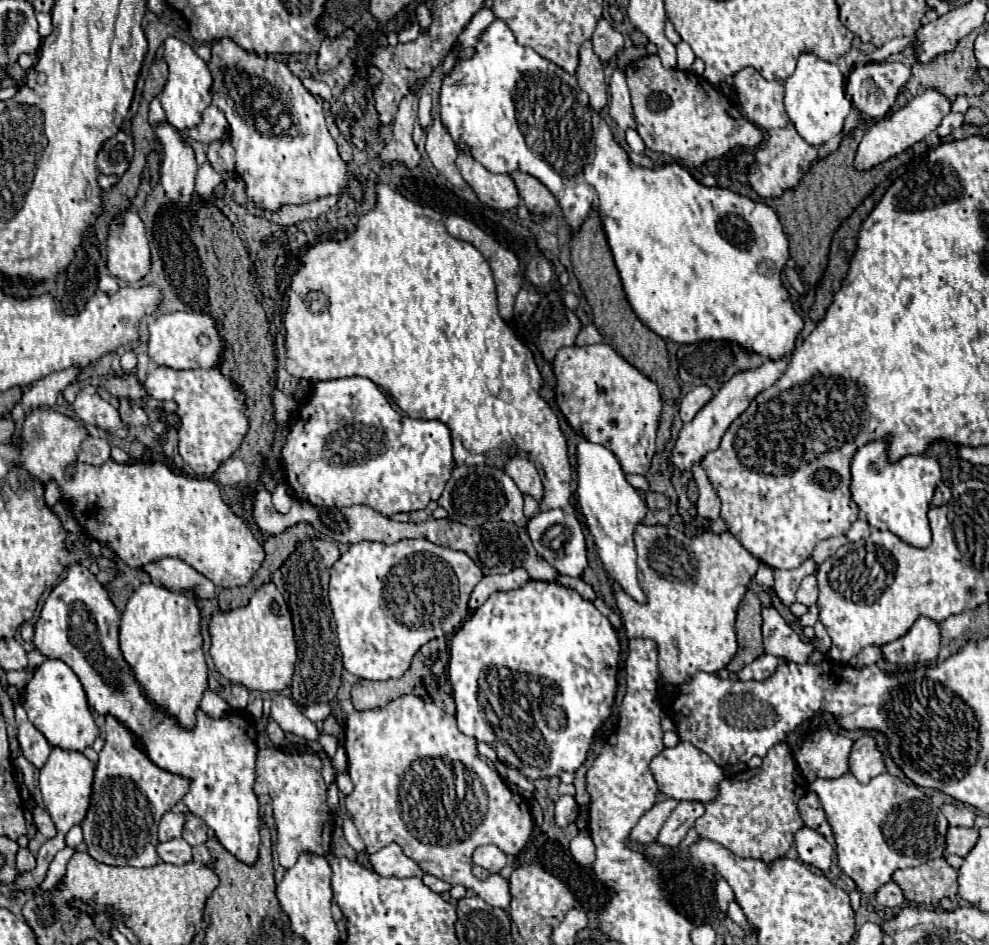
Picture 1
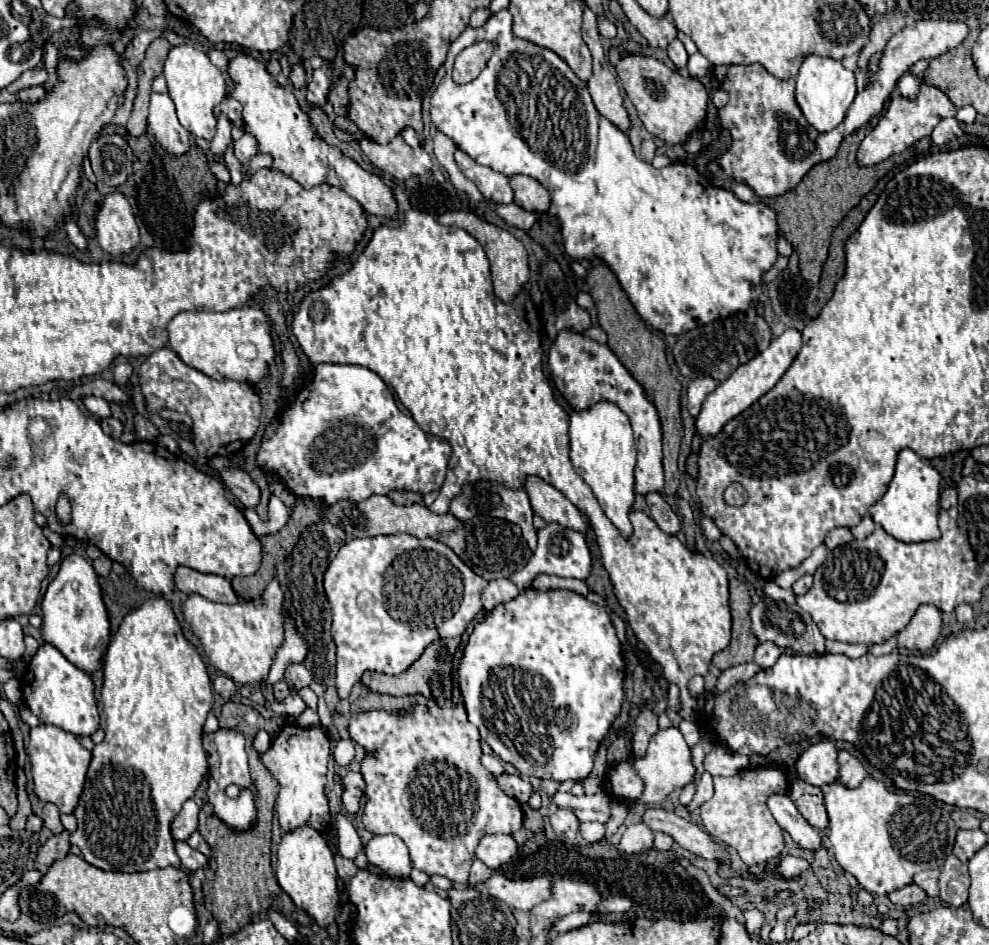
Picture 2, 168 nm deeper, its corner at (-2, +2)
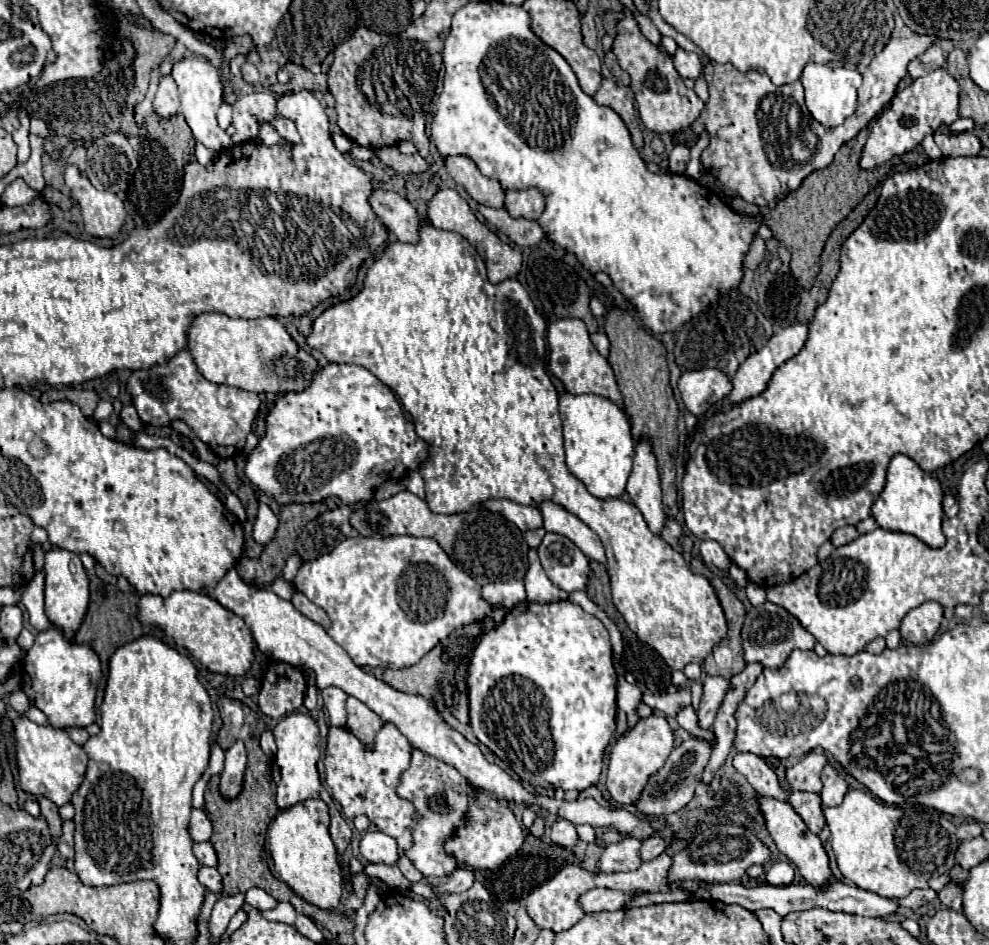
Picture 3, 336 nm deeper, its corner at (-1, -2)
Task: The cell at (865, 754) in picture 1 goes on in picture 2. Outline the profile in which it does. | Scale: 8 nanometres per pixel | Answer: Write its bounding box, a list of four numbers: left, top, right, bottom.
[839,749,867,787]

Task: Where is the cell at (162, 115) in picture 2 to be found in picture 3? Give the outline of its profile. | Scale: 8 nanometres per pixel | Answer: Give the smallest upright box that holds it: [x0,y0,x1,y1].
[154,75,180,117]

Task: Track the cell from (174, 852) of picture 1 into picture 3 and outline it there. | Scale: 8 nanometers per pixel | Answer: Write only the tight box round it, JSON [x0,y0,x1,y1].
[198,867,222,893]

